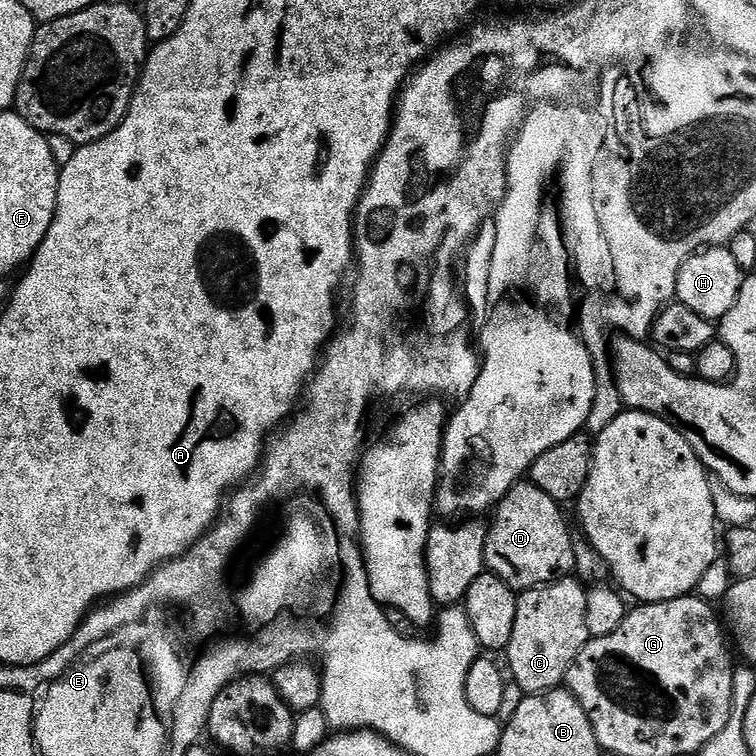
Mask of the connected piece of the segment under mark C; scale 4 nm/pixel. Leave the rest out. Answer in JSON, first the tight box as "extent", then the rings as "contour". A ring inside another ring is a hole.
{"extent":[506,578,589,694],"contour":[[[561,578],[554,584],[544,584],[540,588],[529,588],[527,592],[517,595],[517,613],[514,614],[514,634],[510,634],[510,642],[506,649],[510,680],[517,684],[524,692],[543,694],[559,689],[568,679],[568,671],[578,658],[582,646],[589,642],[586,630],[586,598],[588,597],[585,585],[575,578]]]}

